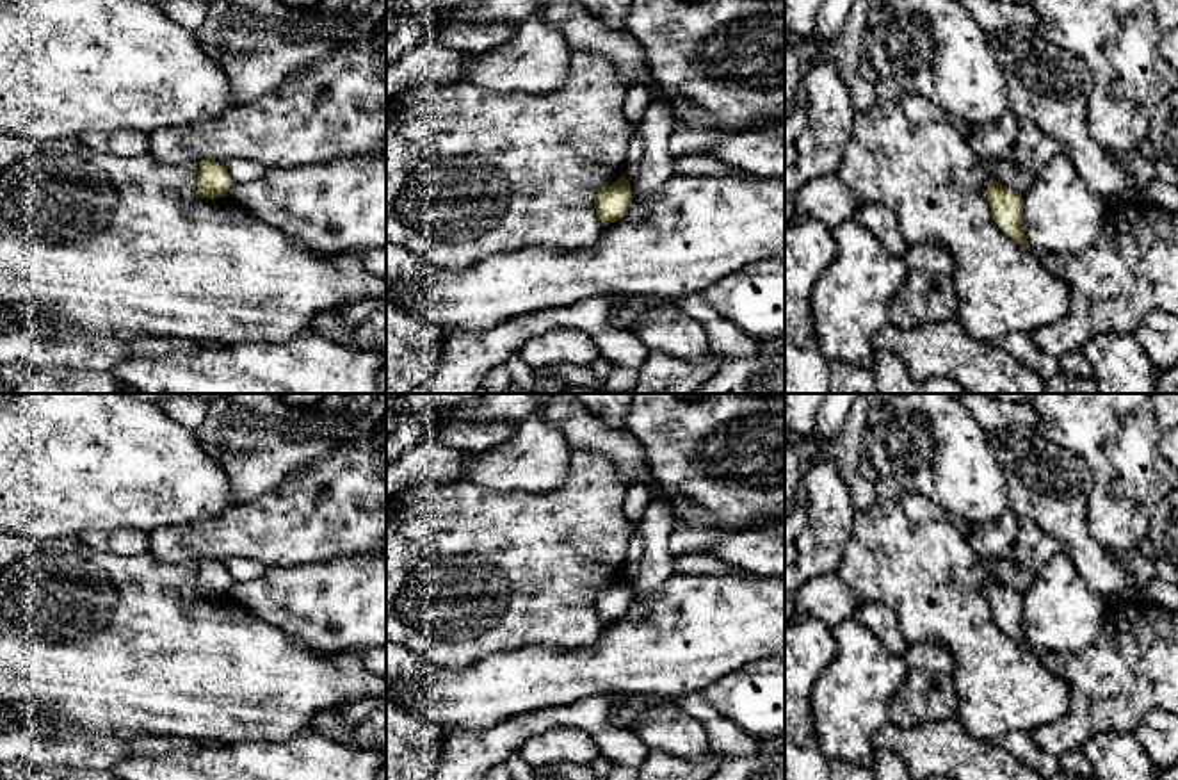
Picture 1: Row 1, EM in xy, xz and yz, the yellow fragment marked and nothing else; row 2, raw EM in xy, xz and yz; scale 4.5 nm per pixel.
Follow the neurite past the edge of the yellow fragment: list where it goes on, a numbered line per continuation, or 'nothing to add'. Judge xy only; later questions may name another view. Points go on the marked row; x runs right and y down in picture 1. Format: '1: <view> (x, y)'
nothing to add

